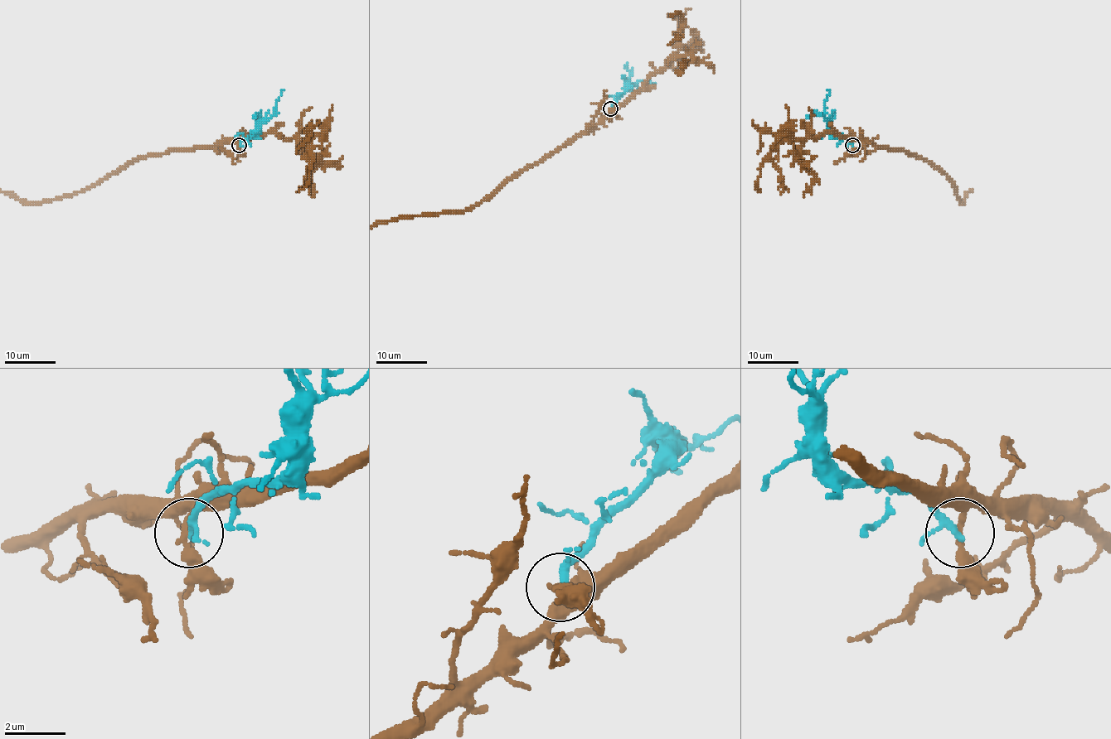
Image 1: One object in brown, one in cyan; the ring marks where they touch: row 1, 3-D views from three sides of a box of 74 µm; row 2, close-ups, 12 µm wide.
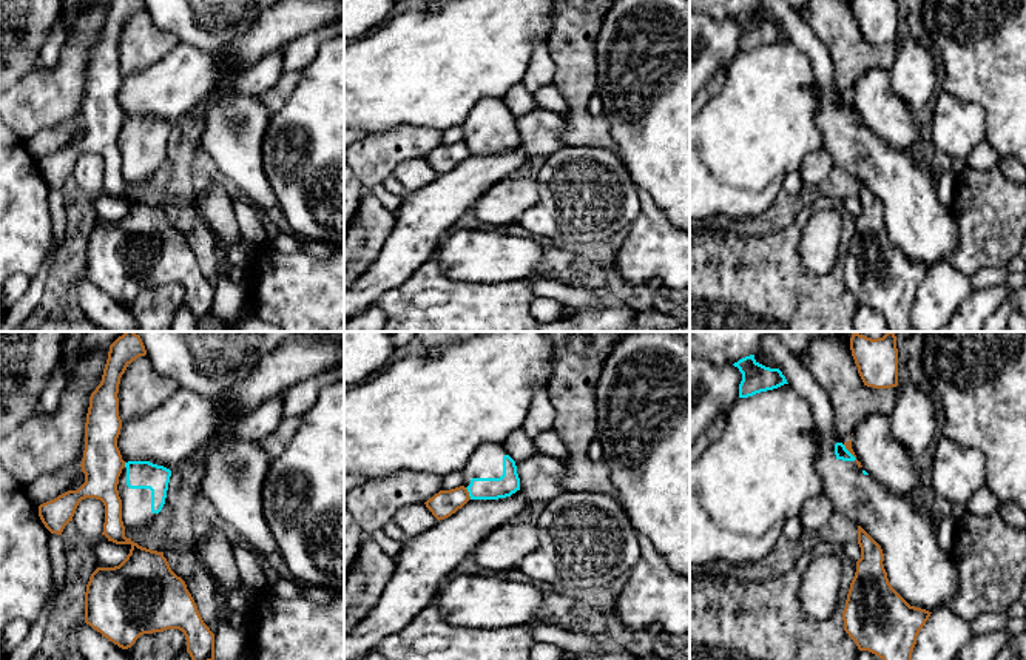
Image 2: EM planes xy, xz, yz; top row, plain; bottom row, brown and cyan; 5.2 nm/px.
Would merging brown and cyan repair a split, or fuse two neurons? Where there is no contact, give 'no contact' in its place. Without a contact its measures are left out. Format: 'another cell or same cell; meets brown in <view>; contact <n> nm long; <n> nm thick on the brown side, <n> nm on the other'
another cell; meets brown in xz; contact 70 nm long; 140 nm thick on the brown side, 110 nm on the other

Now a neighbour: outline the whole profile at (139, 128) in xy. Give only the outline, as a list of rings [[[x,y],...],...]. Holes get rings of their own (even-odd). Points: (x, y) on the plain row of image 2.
[[[128,116],[119,131],[122,176],[136,187],[156,174],[167,153],[171,125],[150,116]]]

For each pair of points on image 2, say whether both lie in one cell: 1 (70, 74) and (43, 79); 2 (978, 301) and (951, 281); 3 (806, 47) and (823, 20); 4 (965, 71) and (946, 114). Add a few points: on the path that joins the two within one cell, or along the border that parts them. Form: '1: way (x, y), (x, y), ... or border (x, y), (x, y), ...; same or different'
1: way (64, 79), (50, 79); same
2: border (972, 290), (952, 315); different
3: border (798, 16), (826, 47), (830, 65); different
4: border (944, 90), (961, 99), (975, 101), (985, 117); different

